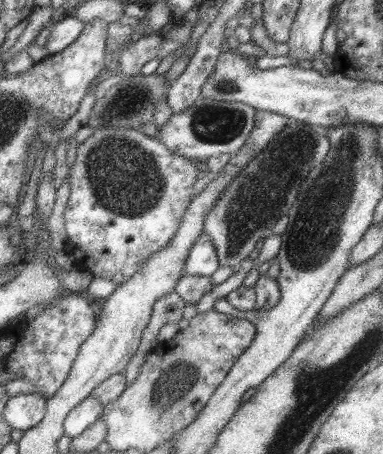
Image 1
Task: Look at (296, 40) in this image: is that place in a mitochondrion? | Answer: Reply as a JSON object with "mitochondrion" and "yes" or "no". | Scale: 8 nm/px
{"mitochondrion":"no"}

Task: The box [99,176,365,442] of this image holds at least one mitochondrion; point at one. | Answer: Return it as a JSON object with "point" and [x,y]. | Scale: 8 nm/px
{"point":[177,380]}

